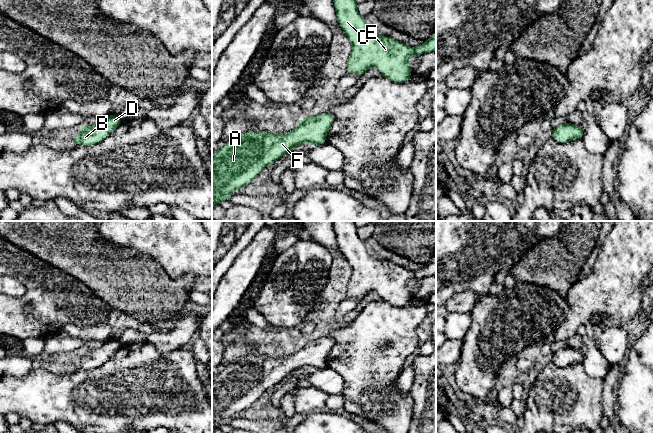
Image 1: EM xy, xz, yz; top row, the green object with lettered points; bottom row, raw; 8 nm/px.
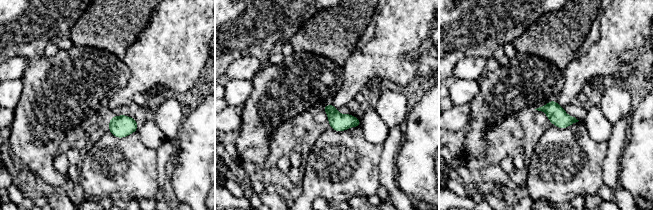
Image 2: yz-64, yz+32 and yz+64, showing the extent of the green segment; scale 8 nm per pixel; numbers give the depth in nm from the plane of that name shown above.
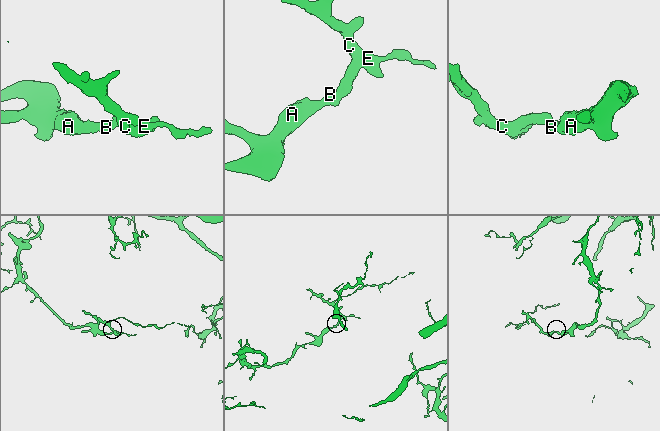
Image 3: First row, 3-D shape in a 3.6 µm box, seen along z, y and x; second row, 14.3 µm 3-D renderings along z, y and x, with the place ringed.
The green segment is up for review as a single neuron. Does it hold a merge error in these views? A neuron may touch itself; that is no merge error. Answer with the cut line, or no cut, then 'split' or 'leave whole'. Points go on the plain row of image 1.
cut none; leave whole

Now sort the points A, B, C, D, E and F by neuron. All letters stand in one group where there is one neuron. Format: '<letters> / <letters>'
A B C D E F

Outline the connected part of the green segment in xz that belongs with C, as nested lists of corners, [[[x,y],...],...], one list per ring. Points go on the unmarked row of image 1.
[[[333,221],[333,226],[339,250],[352,267],[347,298],[361,301],[370,291],[375,291],[383,301],[404,307],[412,299],[409,282],[436,274],[436,256],[423,269],[409,271],[391,261],[371,256],[357,235],[355,221]]]

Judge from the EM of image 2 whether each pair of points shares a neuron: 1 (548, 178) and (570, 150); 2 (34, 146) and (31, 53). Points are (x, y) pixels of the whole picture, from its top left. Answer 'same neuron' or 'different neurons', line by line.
1: same neuron
2: different neurons

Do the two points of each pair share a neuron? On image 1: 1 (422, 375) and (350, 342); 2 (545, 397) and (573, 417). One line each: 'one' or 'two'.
1: two
2: one

